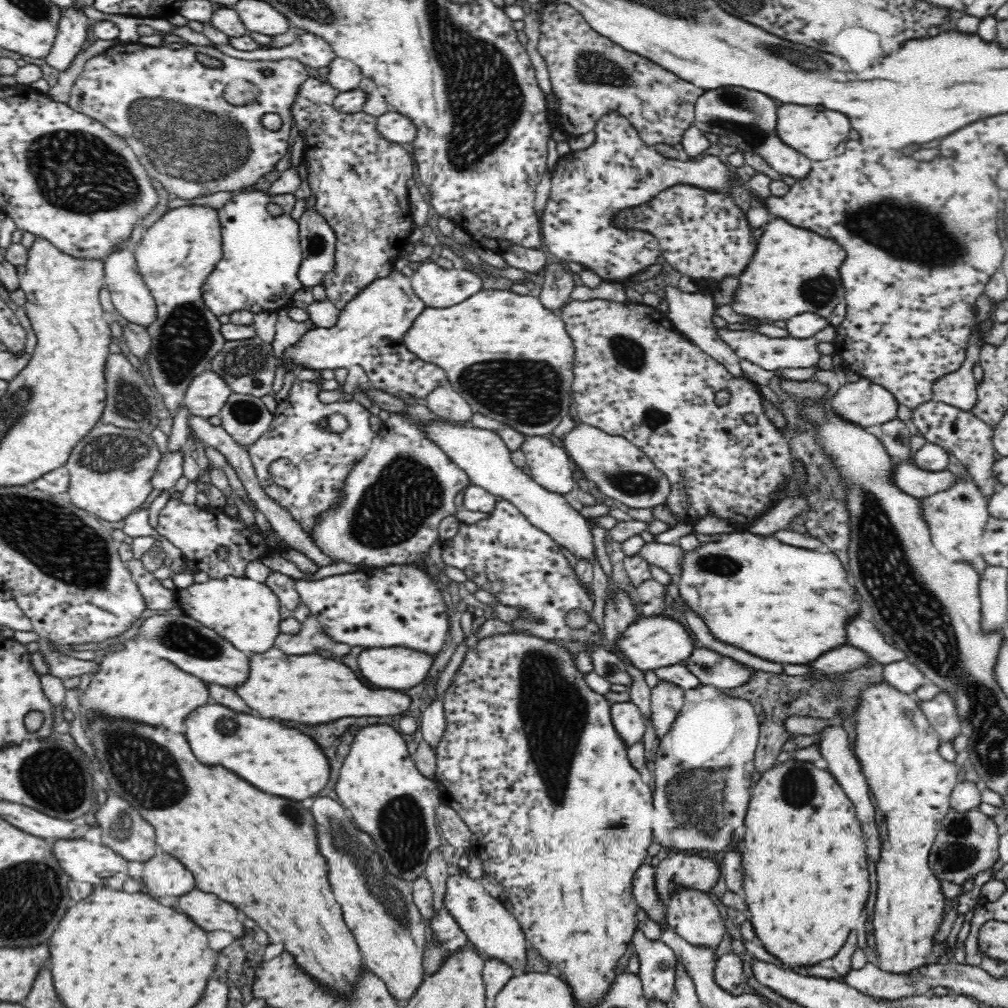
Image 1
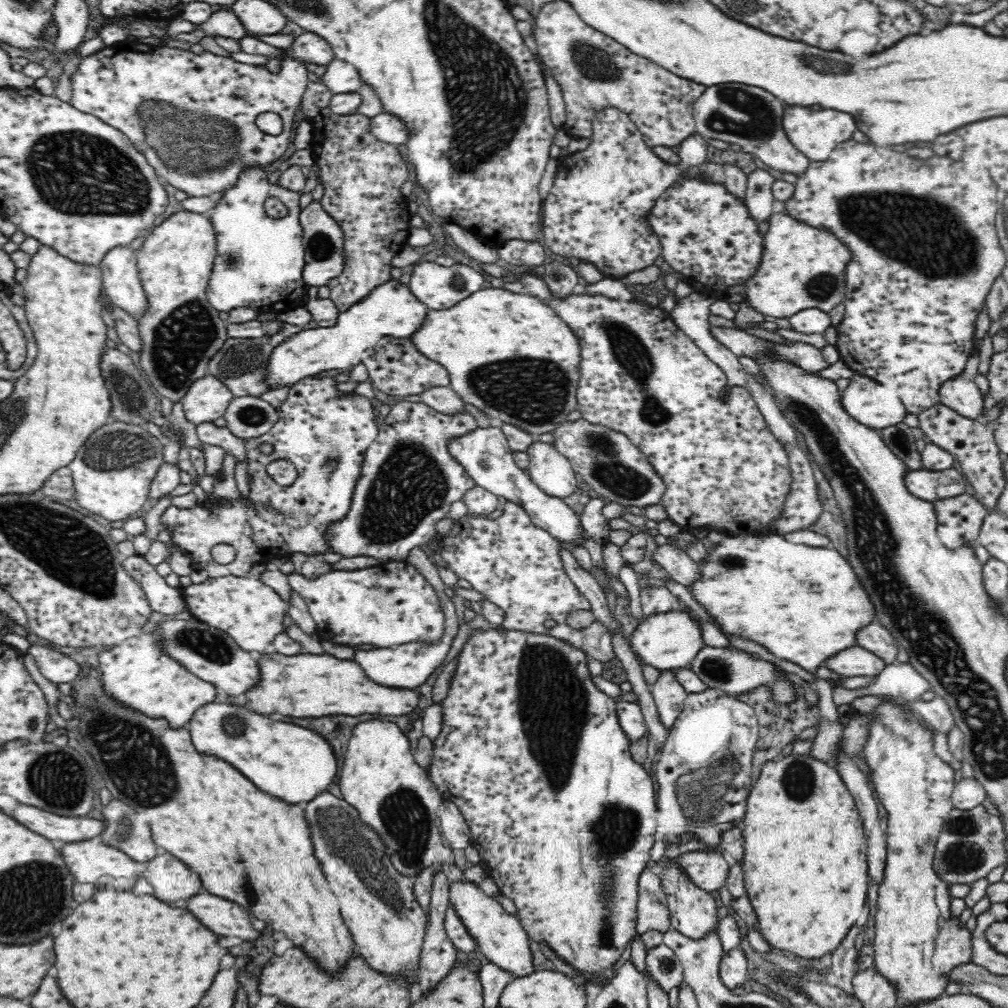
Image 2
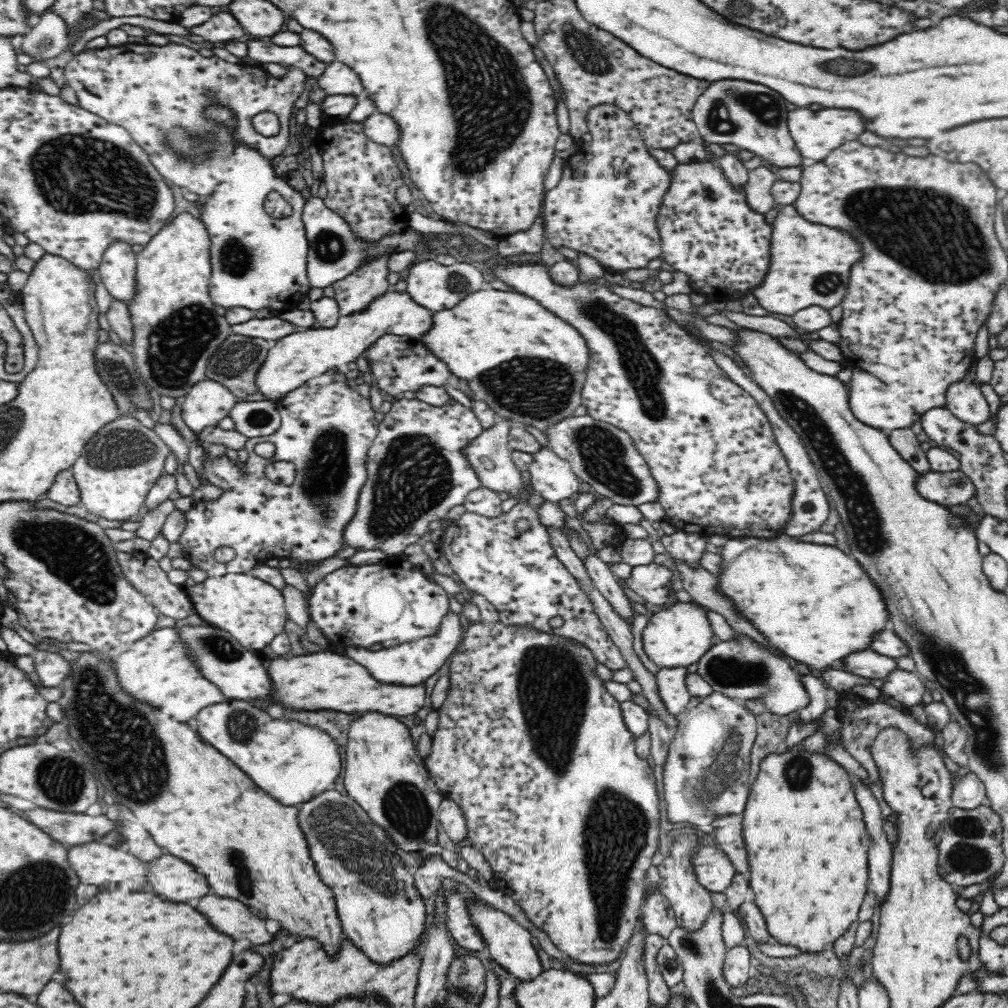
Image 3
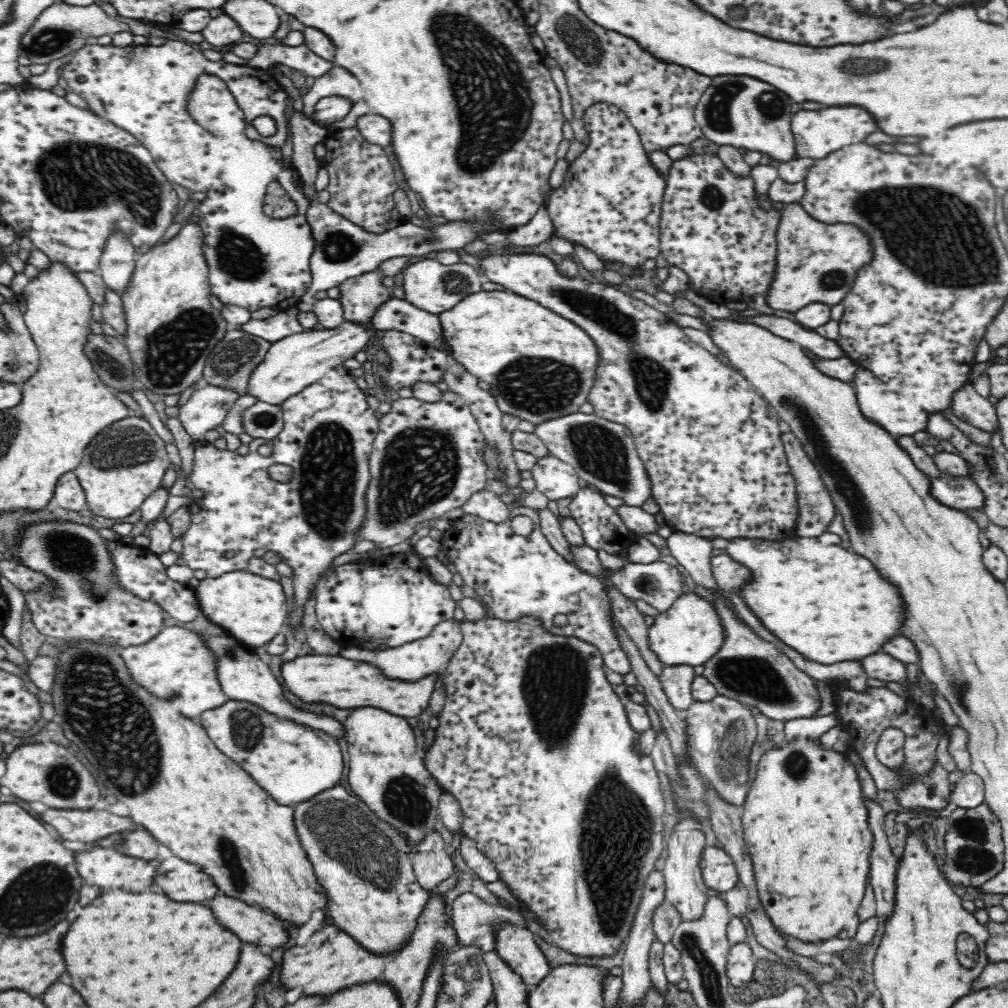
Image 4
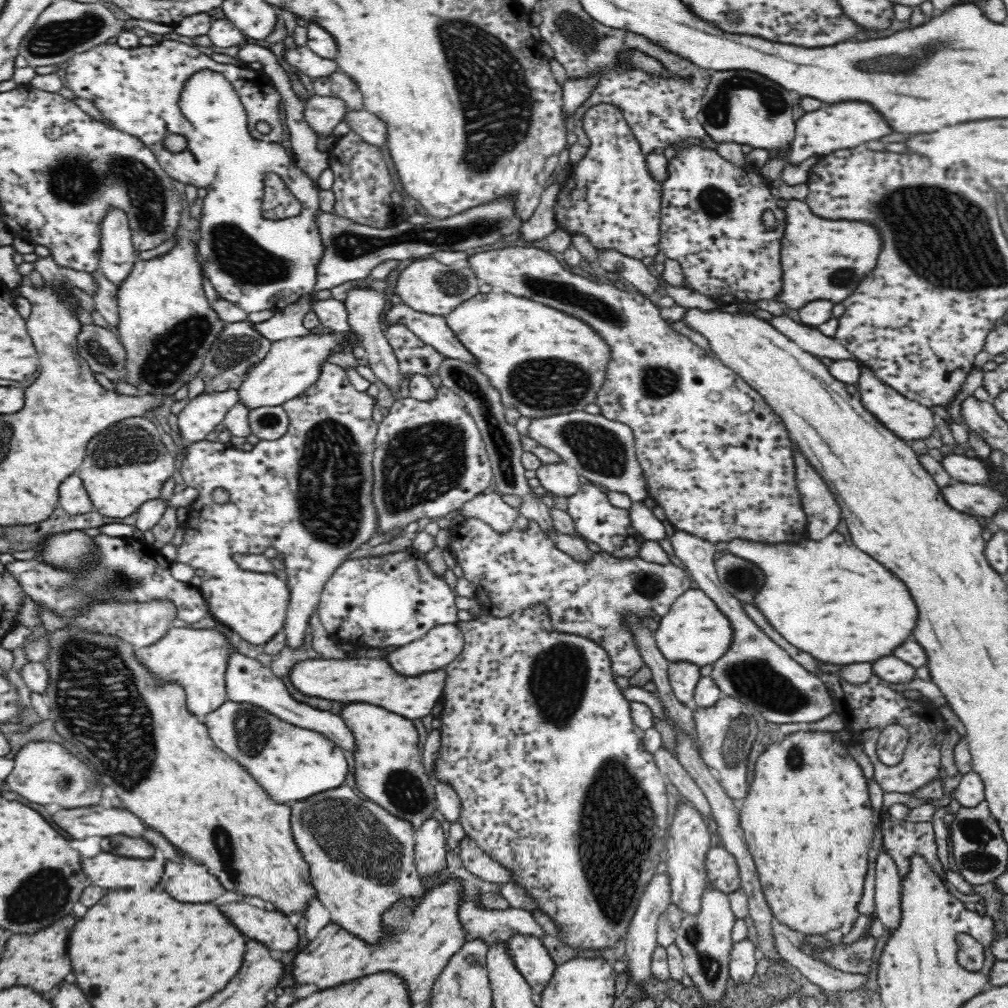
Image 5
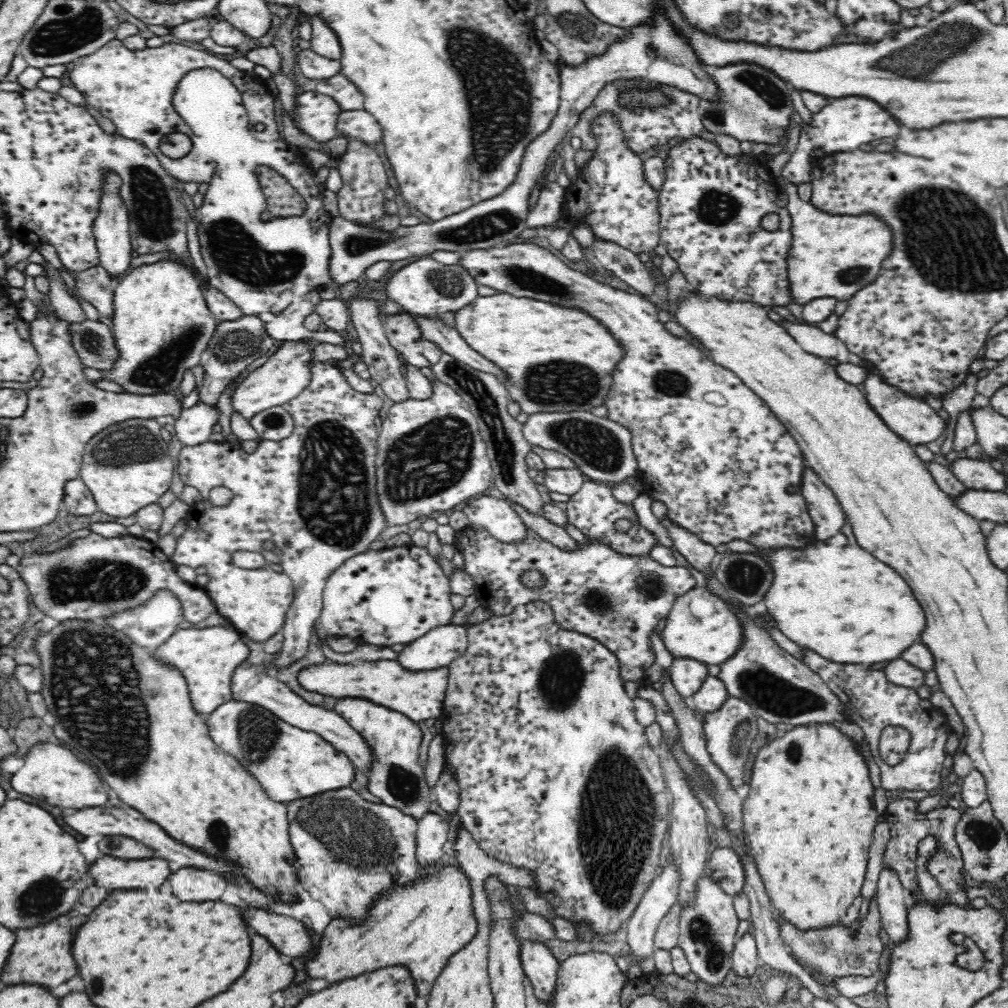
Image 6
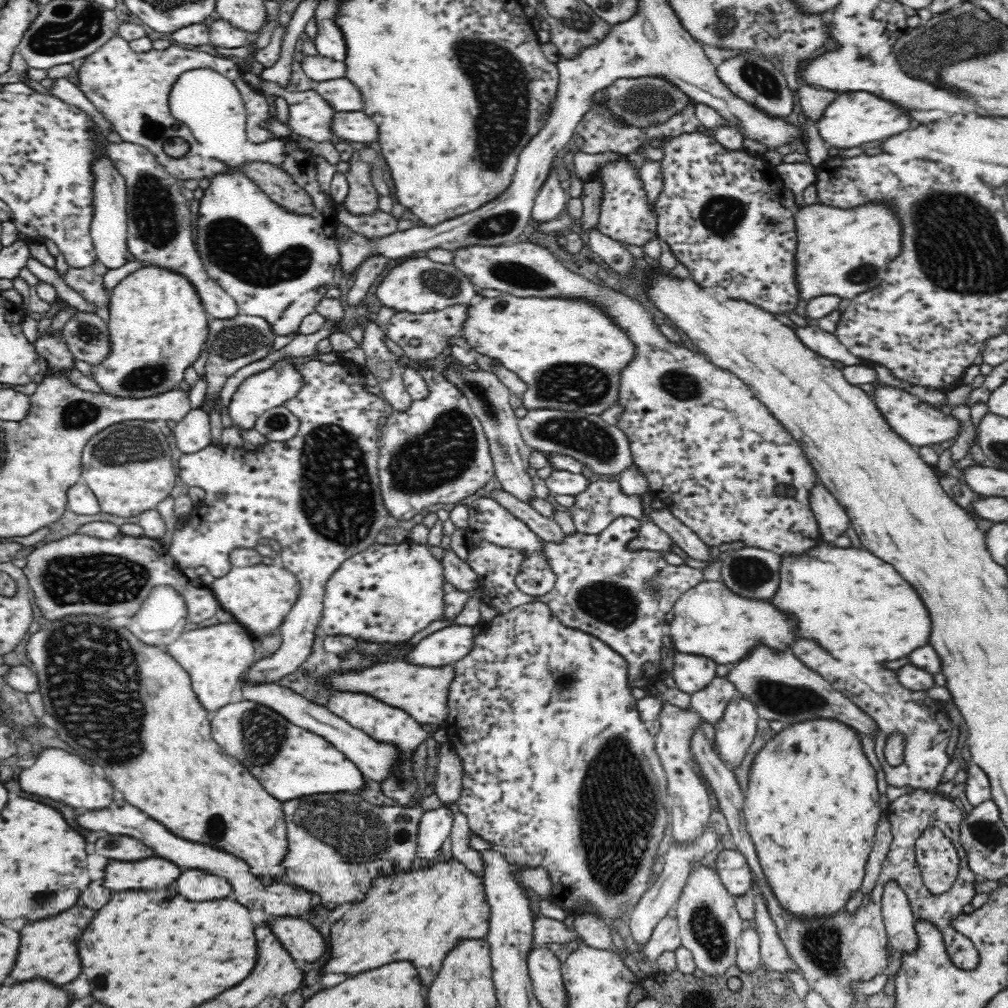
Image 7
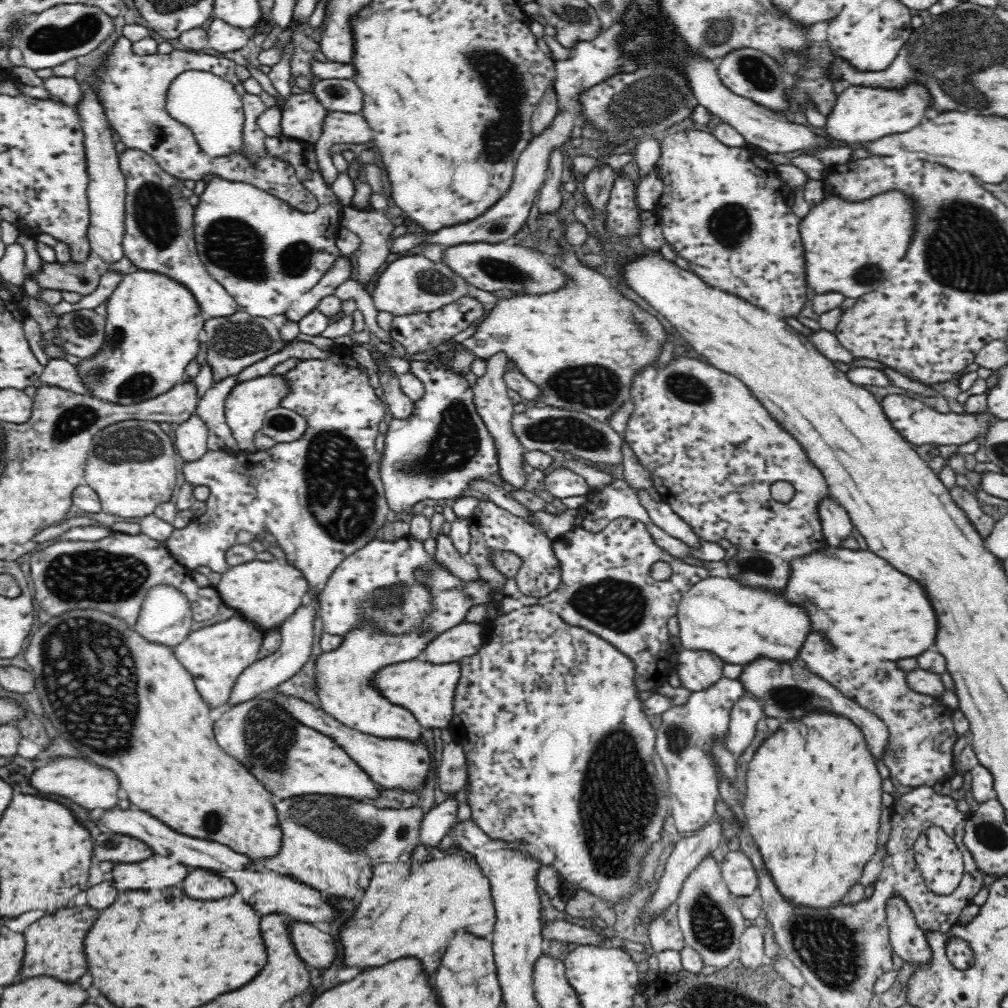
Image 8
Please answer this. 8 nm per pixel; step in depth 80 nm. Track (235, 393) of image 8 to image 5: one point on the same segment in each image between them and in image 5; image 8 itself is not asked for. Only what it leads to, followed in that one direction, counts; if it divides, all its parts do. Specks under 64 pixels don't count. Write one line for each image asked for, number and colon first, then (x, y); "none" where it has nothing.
5: (291, 366)
6: (286, 374)
7: (273, 387)

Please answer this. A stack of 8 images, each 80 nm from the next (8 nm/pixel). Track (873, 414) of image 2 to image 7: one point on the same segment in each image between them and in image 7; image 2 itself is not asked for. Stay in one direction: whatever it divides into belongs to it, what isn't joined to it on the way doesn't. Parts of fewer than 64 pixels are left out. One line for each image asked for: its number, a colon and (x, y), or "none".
3: (871, 401)
4: (897, 415)
5: (908, 420)
6: (915, 421)
7: (920, 424)

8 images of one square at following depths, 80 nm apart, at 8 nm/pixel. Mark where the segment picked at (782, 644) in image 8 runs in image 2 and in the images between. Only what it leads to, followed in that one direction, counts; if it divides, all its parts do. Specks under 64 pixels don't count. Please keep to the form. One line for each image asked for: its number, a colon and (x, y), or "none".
2: (669, 640)
3: (676, 637)
4: (688, 633)
5: (694, 630)
6: (700, 626)
7: (708, 620)

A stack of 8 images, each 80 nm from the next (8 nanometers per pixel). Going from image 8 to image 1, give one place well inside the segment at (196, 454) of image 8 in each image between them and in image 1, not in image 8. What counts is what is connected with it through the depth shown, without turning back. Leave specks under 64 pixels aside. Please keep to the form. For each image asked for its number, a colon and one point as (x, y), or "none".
1: (208, 391)
2: (208, 398)
3: (208, 402)
4: (208, 405)
5: (202, 414)
6: (194, 425)
7: (191, 433)

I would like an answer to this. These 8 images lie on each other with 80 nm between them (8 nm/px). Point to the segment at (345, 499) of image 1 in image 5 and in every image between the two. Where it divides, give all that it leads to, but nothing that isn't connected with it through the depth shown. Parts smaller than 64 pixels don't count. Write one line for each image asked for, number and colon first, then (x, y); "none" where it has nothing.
2: (408, 481)
3: (416, 472)
4: (425, 460)
5: (429, 459)

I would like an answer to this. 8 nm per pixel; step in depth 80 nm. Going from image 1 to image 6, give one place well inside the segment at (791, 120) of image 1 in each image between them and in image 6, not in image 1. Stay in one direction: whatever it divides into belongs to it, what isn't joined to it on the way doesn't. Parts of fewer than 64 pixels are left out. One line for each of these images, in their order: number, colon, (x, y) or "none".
2: (815, 133)
3: (815, 133)
4: (817, 133)
5: (834, 127)
6: (843, 125)

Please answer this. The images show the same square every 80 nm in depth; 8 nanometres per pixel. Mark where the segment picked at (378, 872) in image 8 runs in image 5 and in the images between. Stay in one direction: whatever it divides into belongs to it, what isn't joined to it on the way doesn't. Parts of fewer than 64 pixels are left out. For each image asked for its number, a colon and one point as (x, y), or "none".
5: (421, 940)
6: (422, 926)
7: (419, 917)

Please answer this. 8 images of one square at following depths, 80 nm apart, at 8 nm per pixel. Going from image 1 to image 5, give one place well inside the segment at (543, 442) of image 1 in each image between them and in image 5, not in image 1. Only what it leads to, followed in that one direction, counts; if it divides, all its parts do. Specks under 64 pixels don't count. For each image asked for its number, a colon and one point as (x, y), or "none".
2: (547, 466)
3: (551, 476)
4: (556, 479)
5: (559, 479)

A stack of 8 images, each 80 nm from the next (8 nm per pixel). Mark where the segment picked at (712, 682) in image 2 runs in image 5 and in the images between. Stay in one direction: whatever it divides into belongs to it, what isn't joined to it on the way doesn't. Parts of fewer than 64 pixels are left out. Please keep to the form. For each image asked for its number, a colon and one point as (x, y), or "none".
3: (739, 669)
4: (745, 668)
5: (755, 671)

